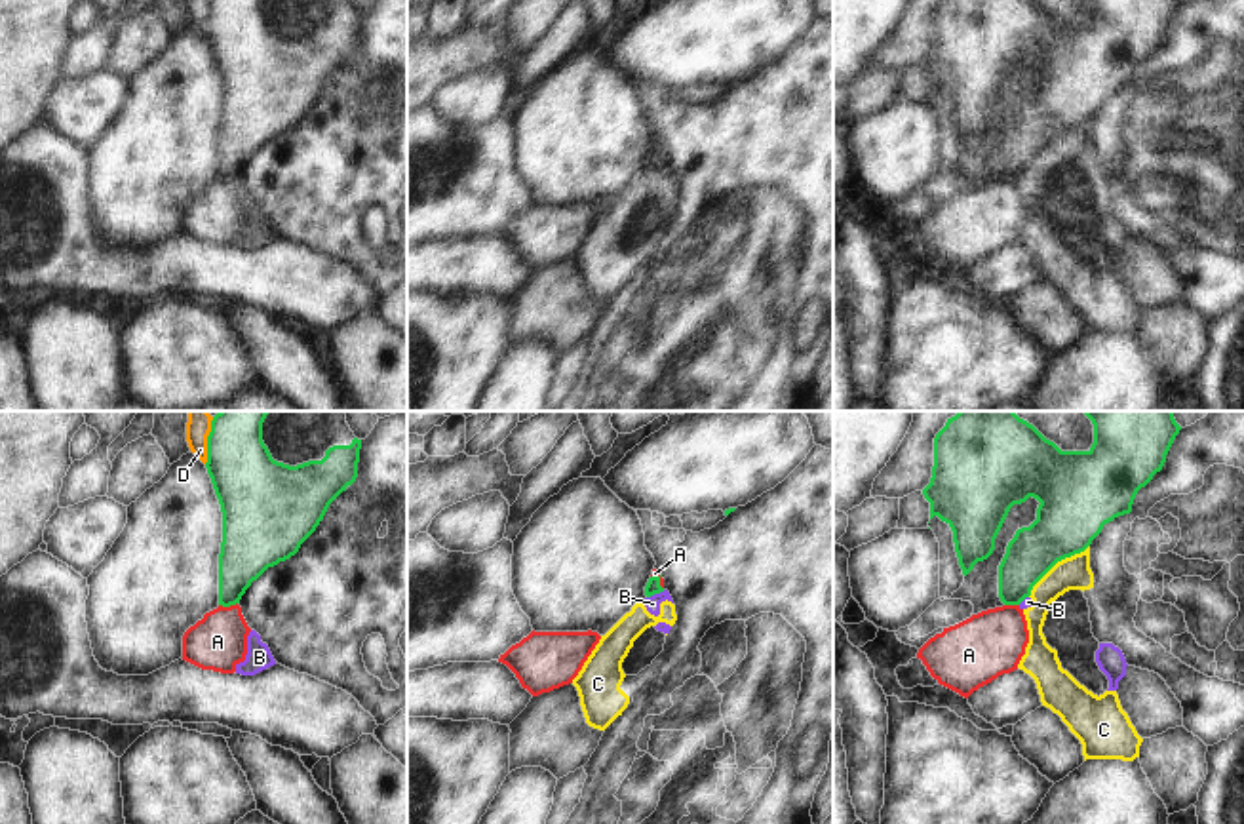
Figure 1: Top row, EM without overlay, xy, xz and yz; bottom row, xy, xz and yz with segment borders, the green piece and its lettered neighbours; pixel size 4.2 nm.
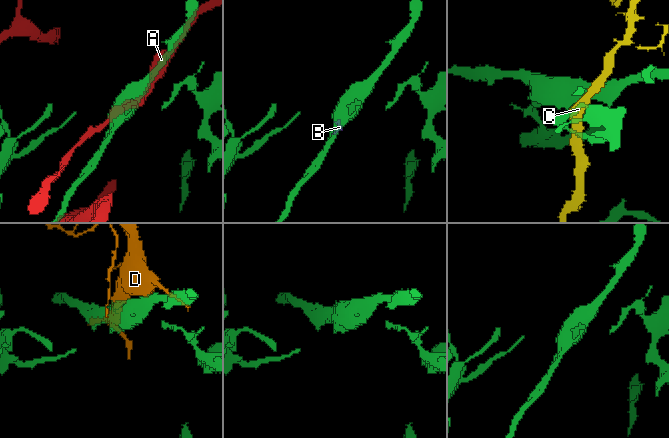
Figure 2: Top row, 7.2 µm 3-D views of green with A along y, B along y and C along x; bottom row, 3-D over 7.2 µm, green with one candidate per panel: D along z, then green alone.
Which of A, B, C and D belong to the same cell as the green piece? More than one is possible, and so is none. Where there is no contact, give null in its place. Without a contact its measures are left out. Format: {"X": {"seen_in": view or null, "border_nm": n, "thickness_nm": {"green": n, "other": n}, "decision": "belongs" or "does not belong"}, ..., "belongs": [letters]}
{"A": {"seen_in": "xy", "border_nm": 80, "thickness_nm": {"green": 220, "other": 240}, "decision": "does not belong"}, "B": {"seen_in": "xz", "border_nm": 90, "thickness_nm": {"green": 70, "other": 60}, "decision": "does not belong"}, "C": {"seen_in": "yz", "border_nm": 340, "thickness_nm": {"green": 300, "other": 140}, "decision": "does not belong"}, "D": {"seen_in": "xy", "border_nm": 160, "thickness_nm": {"green": 300, "other": 90}, "decision": "does not belong"}, "belongs": []}

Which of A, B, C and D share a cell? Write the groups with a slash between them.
A / B C / D

